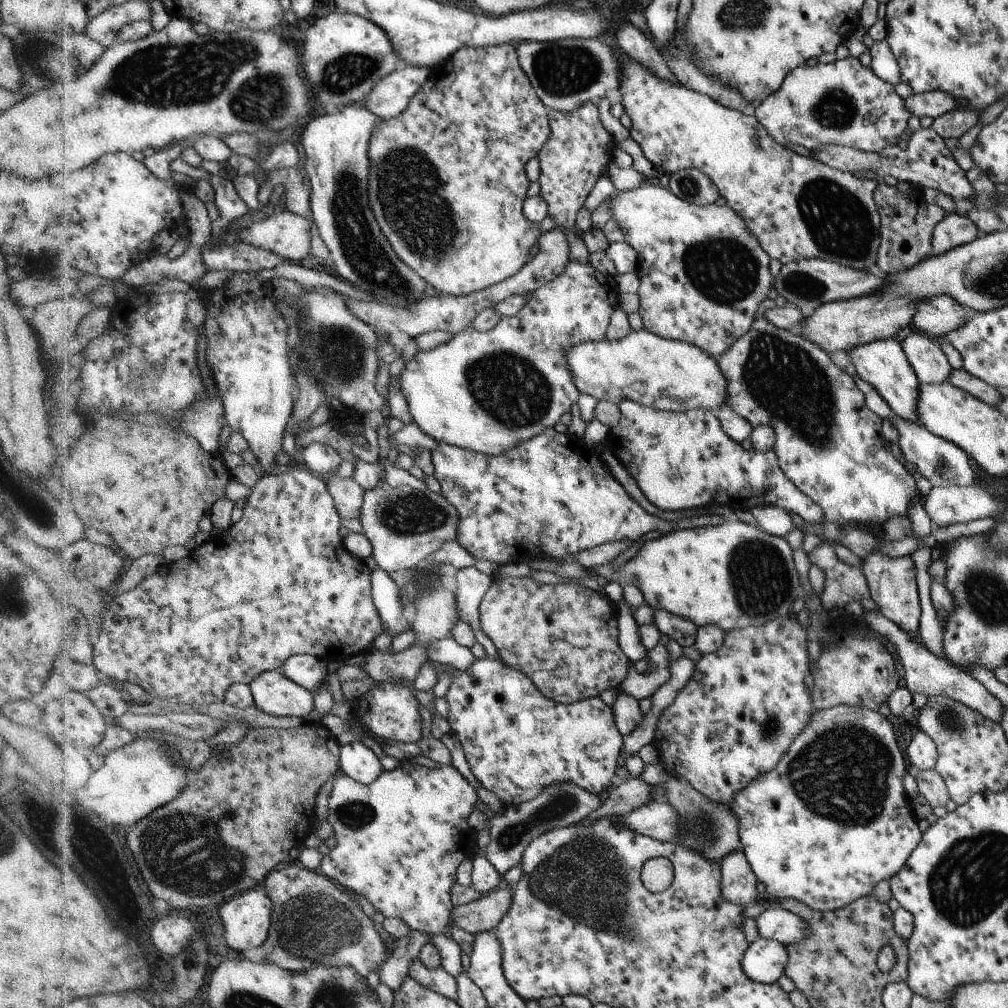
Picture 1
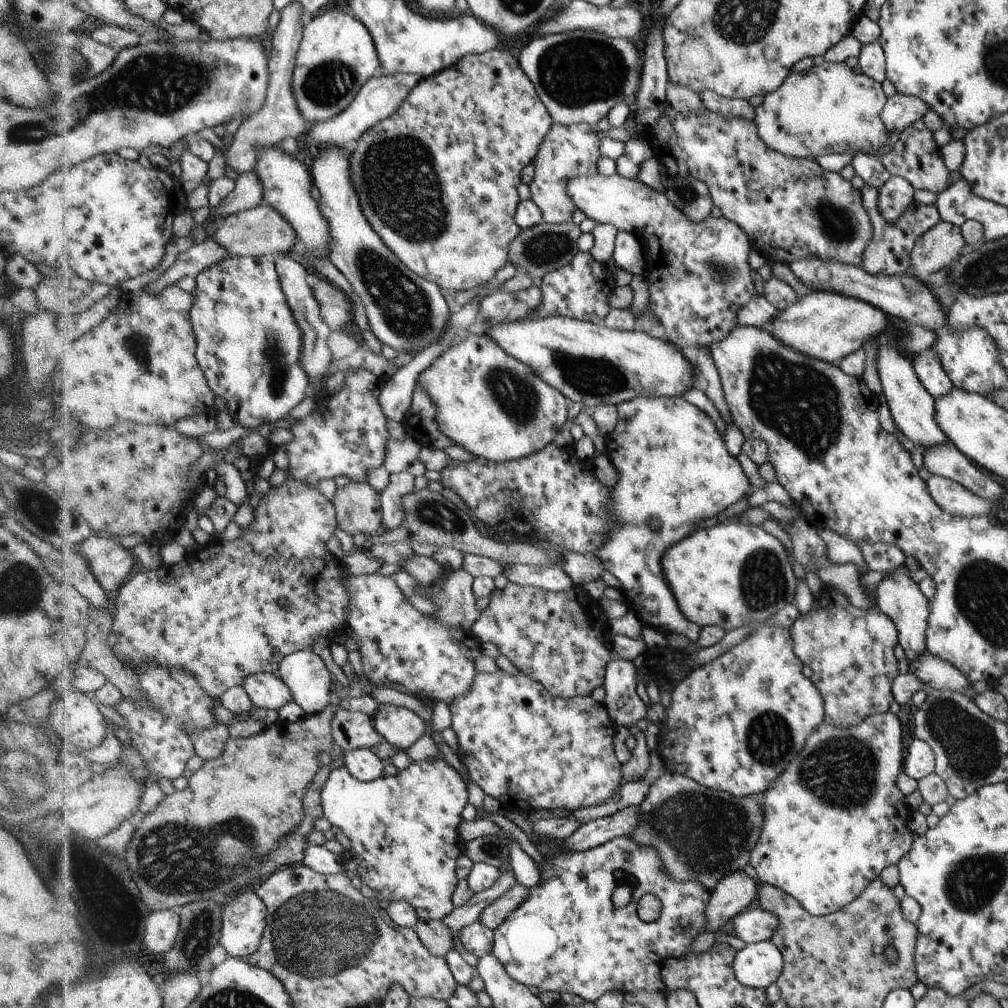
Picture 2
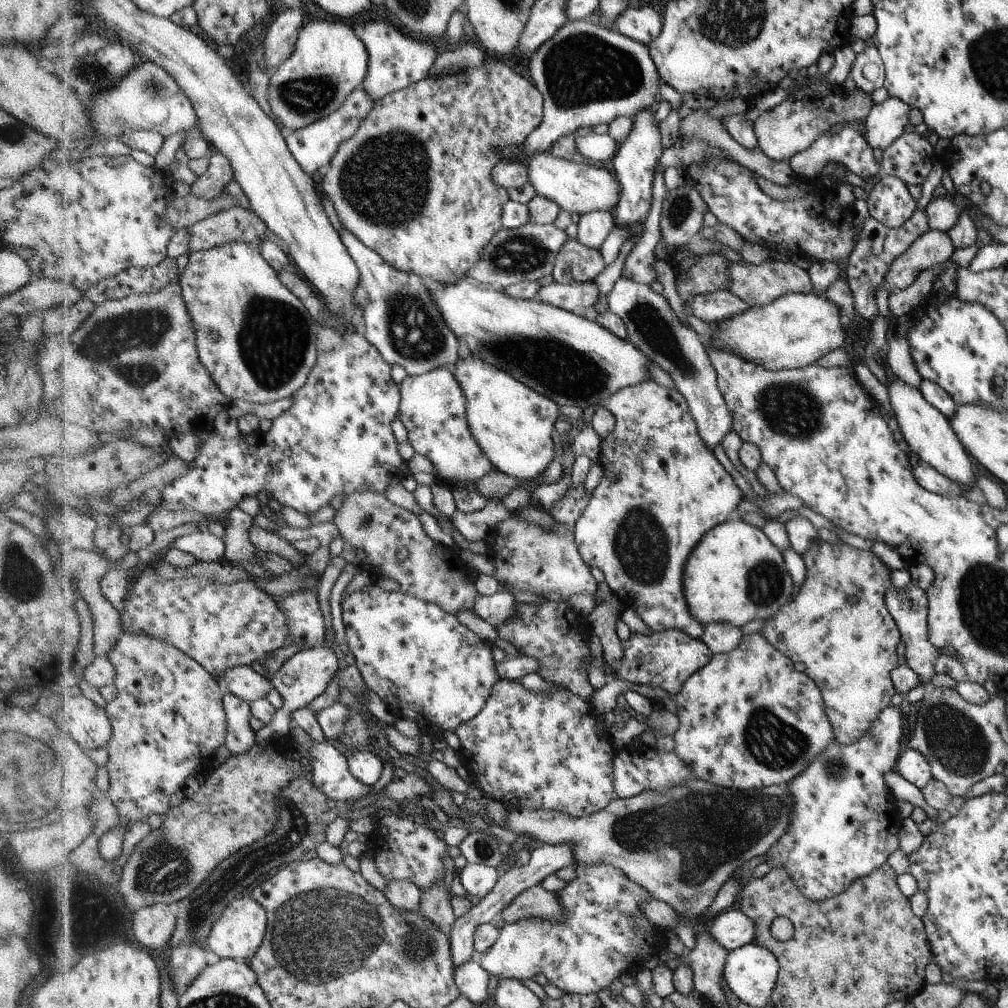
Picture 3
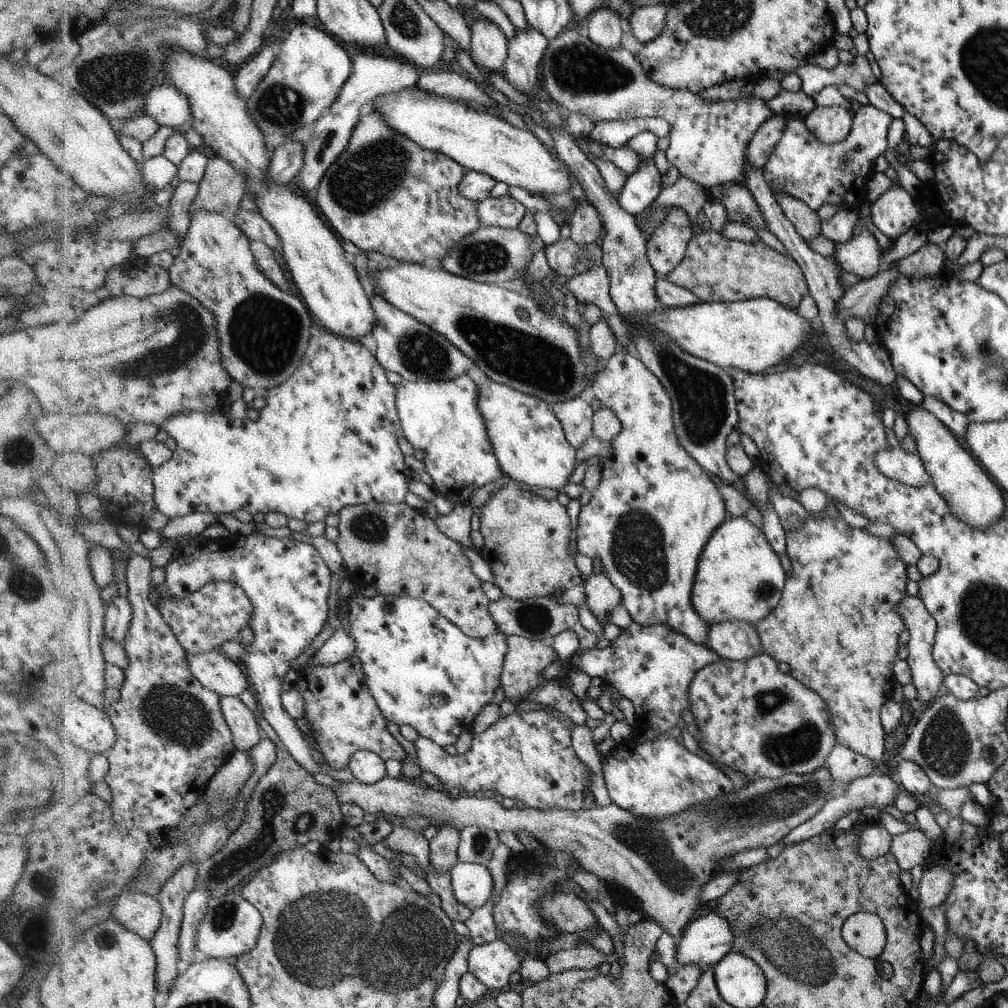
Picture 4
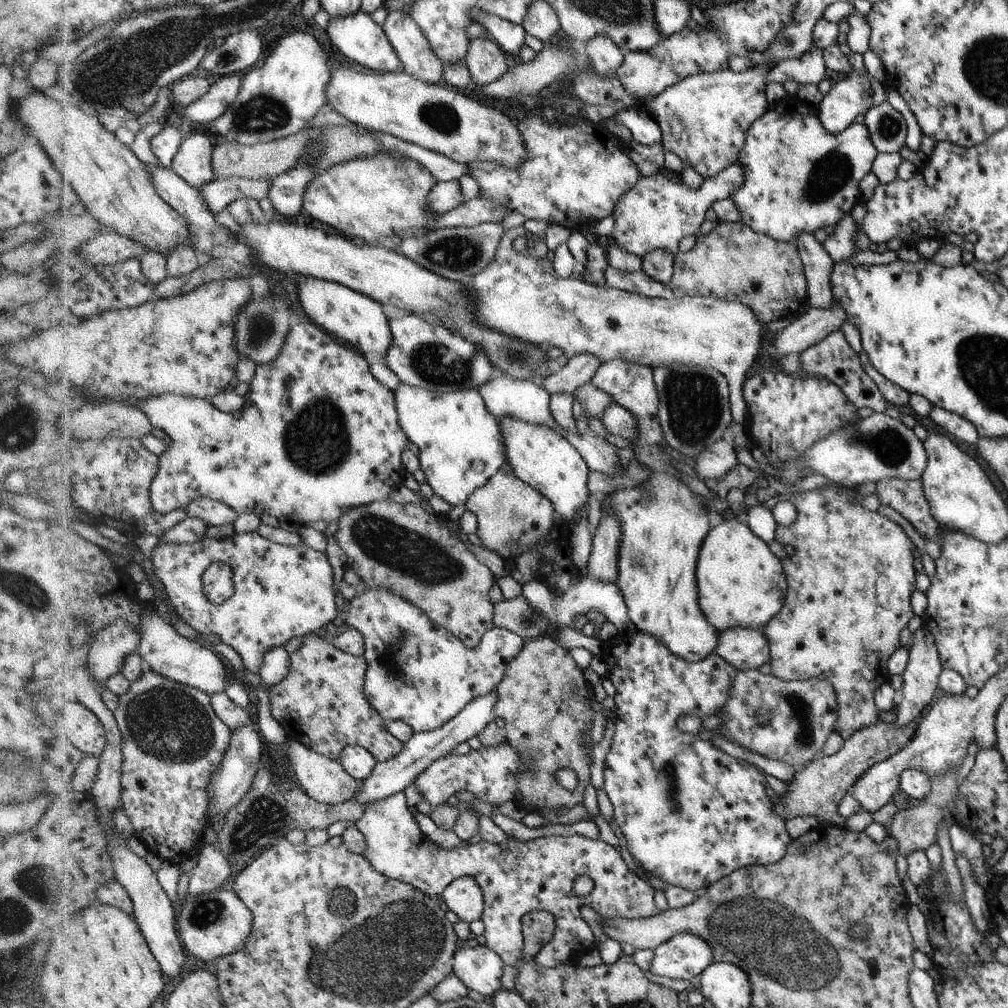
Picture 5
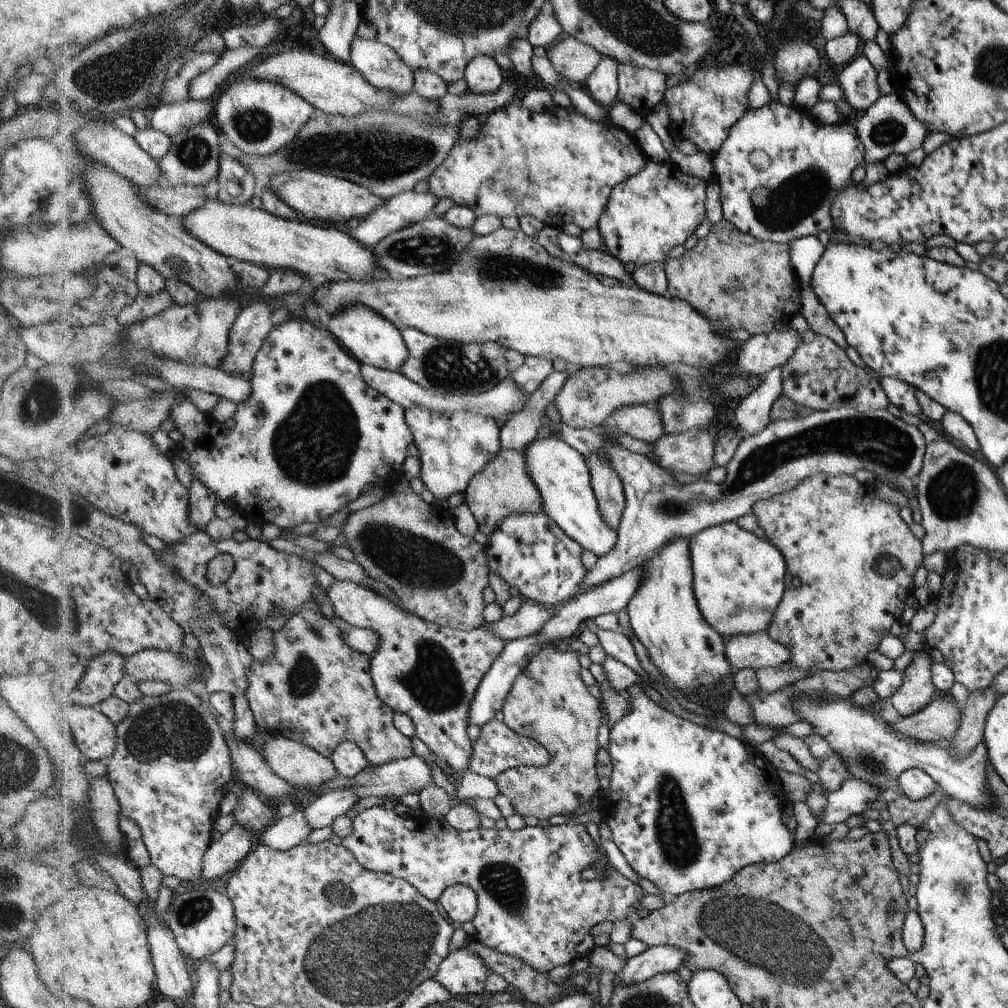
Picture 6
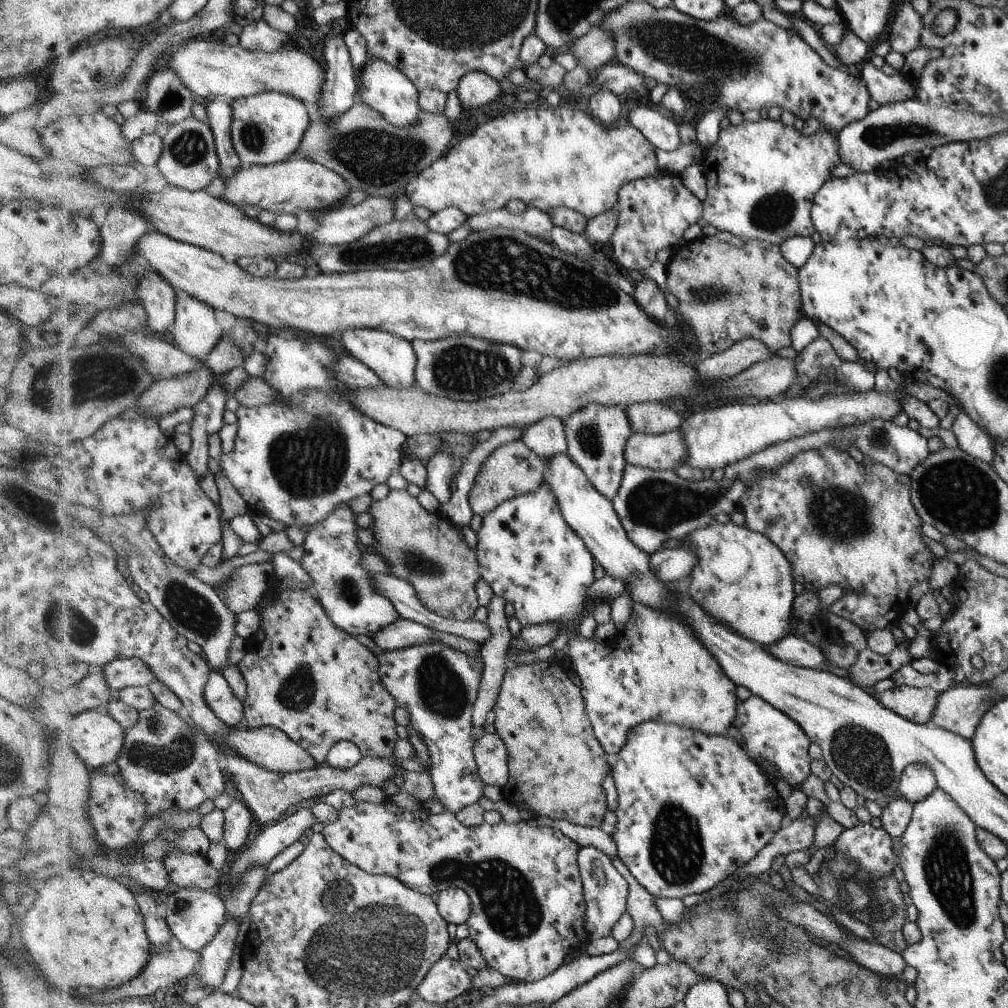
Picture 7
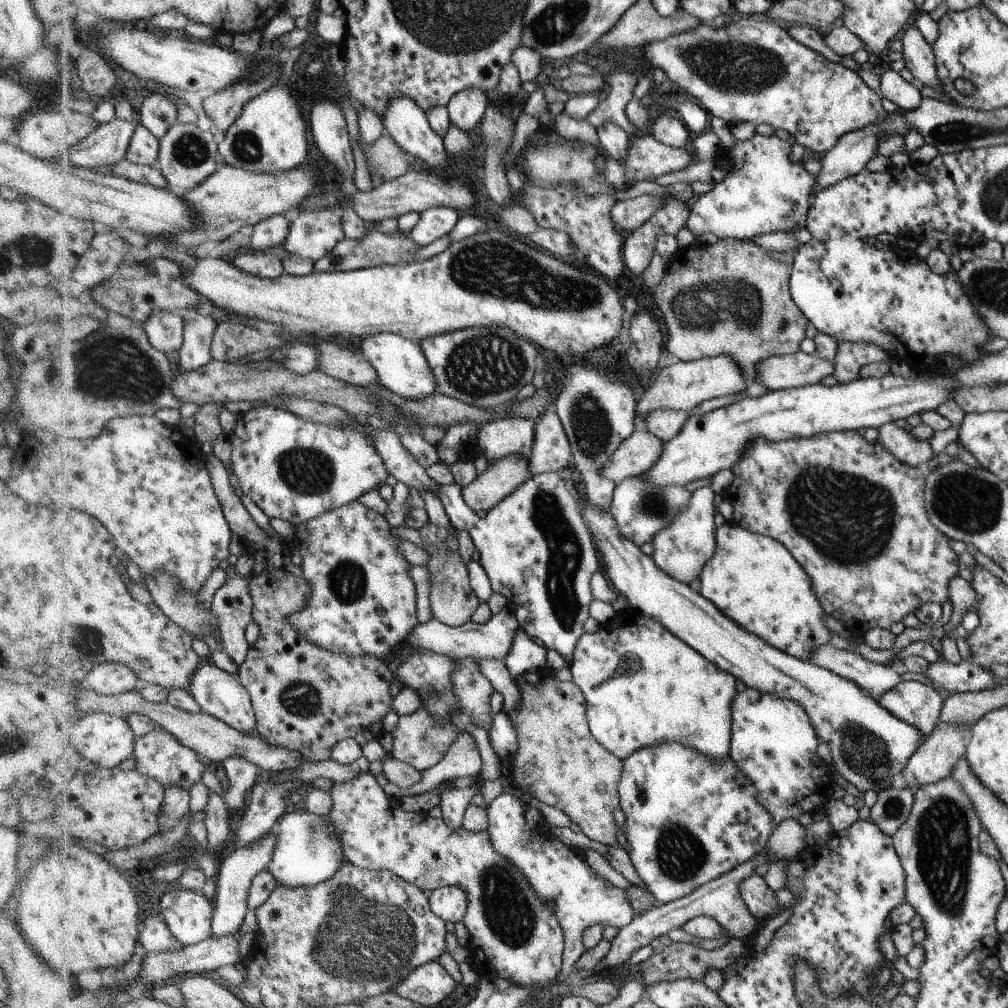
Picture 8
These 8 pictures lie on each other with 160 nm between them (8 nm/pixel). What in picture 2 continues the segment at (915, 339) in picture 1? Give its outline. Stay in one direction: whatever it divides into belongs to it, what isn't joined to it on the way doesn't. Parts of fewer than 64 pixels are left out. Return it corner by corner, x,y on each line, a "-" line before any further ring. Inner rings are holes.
932,347
917,352
911,361
920,382
935,398
946,396
954,388
954,383
944,370
939,354

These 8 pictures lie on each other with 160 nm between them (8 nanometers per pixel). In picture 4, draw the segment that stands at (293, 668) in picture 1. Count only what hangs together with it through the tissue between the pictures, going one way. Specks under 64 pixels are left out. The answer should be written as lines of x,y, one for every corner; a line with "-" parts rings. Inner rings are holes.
346,628
339,629
320,648
315,650
309,662
321,667
338,664
352,655
355,655
354,639
348,634

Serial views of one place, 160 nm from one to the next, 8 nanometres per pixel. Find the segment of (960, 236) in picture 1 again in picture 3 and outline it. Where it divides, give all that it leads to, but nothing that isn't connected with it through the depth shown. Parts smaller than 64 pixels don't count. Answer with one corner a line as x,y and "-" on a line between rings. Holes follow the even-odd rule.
930,229
906,253
895,258
882,287
888,289
889,294
896,289
907,289
920,273
944,265
959,254
947,231

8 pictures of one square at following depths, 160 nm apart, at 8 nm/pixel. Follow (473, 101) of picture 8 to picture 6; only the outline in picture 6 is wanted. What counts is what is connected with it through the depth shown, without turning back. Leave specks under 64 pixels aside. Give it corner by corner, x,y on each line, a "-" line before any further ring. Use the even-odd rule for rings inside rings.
480,55
467,65
464,80
473,93
488,94
500,90
506,77
494,57

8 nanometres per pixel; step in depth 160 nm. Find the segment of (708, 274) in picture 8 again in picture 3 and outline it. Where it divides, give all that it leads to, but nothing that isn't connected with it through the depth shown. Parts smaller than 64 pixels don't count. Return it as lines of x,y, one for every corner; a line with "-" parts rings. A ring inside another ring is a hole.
770,258
758,265
746,262
745,264
729,262
729,277
731,282
726,290
747,302
751,307
769,305
777,298
788,293
814,292
814,286
810,281
808,271
805,271
801,266
794,264
789,259
777,260

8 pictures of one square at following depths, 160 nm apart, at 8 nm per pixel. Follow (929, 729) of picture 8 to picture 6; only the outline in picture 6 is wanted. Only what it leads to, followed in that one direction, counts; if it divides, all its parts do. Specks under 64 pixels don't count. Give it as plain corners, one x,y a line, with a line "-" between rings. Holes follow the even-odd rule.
923,650
915,651
903,672
903,684
889,697
892,706
903,717
918,713
932,701
936,692
931,666
934,660

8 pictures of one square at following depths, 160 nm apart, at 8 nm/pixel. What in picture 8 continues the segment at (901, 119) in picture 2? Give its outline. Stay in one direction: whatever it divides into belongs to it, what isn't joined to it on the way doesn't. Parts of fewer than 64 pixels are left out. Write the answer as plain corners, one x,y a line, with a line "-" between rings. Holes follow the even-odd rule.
756,132
750,140
737,141
734,146
721,149
717,161
726,171
726,176
721,182
714,184
706,194
695,200
692,209
689,210
685,226
697,238
712,233
718,239
735,238
749,241
763,234
803,229
807,225
807,214
810,212
817,180
806,171
803,165
805,159
797,162
790,160
792,147
787,140
782,140
774,132
770,136
762,136

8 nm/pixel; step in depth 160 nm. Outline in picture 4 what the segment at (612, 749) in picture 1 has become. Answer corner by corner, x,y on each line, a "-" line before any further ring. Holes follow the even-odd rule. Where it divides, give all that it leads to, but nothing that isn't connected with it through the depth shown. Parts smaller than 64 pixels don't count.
544,708
528,712
515,710
507,716
500,717
482,733
474,734
472,747
463,755
451,756
446,753
444,747
426,737
418,738
413,744
421,770
439,776
438,789
448,791
451,788
458,788
461,794
491,795
506,804
516,803
529,809
555,808
577,811
582,808
583,791
591,791
593,772
576,755
572,747
570,737
574,725
571,719
557,710
552,712

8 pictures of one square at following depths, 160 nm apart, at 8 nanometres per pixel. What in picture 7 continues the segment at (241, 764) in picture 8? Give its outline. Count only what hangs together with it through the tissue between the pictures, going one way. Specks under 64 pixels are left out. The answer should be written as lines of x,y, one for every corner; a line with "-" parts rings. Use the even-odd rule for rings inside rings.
244,800
232,803
226,810
226,834
225,846
232,854
240,853
242,848
248,844
254,828
253,810

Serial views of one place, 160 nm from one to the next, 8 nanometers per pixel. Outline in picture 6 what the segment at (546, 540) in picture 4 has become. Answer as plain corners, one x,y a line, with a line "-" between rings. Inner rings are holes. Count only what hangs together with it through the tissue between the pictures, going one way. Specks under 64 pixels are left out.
502,448
485,469
467,480
463,493
465,503
476,519
478,530
486,534
488,539
505,518
526,513
539,515
544,512
542,497
527,471
522,451

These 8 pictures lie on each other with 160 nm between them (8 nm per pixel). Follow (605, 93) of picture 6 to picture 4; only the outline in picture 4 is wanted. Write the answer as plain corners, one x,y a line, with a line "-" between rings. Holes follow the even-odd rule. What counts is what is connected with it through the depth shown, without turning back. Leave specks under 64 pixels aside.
600,7
586,20
586,34
605,49
620,47
624,36
624,18
610,7

